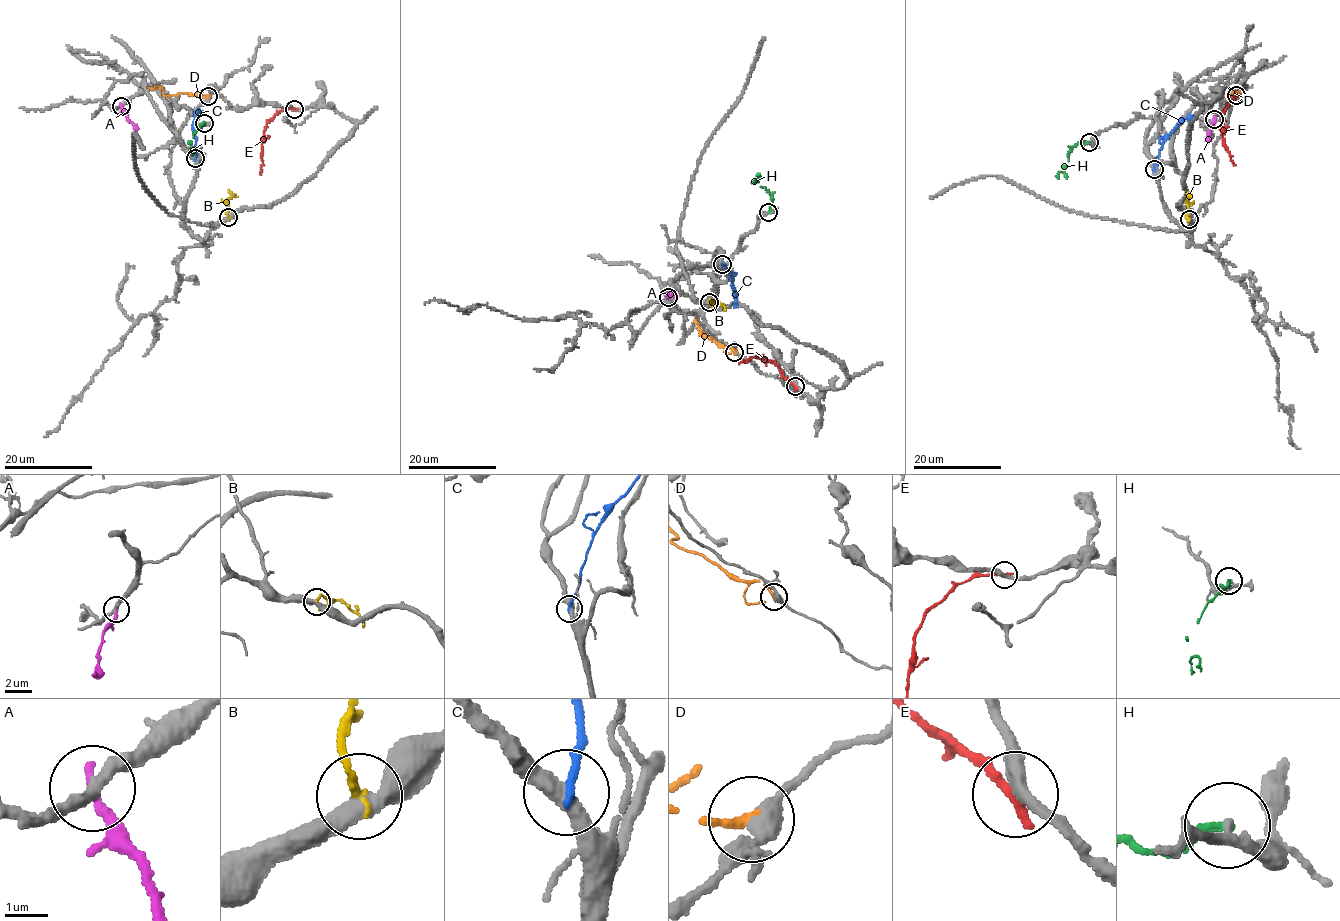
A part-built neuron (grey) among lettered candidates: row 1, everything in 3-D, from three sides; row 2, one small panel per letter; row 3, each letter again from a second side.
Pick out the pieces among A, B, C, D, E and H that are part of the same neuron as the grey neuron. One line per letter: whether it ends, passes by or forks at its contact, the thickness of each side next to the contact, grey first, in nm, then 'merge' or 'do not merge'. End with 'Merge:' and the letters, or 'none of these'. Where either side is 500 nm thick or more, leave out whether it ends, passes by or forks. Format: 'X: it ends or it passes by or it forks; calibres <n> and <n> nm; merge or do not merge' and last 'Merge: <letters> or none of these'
A: it ends; calibres 280 and 240 nm; do not merge
B: it ends; calibres 420 and 180 nm; merge
C: it ends; calibres 360 and 160 nm; do not merge
D: it ends; calibres 380 and 240 nm; do not merge
E: it ends; calibres 320 and 280 nm; do not merge
H: it ends; calibres 200 and 150 nm; do not merge
Merge: B

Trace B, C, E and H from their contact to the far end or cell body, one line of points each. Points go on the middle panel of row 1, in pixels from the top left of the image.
B: (709, 302), (711, 300), (722, 304)
C: (723, 264), (733, 278), (737, 307)
E: (795, 386), (783, 376), (779, 367), (765, 357), (752, 356), (739, 363)
H: (768, 211), (772, 196), (760, 187), (758, 176)

